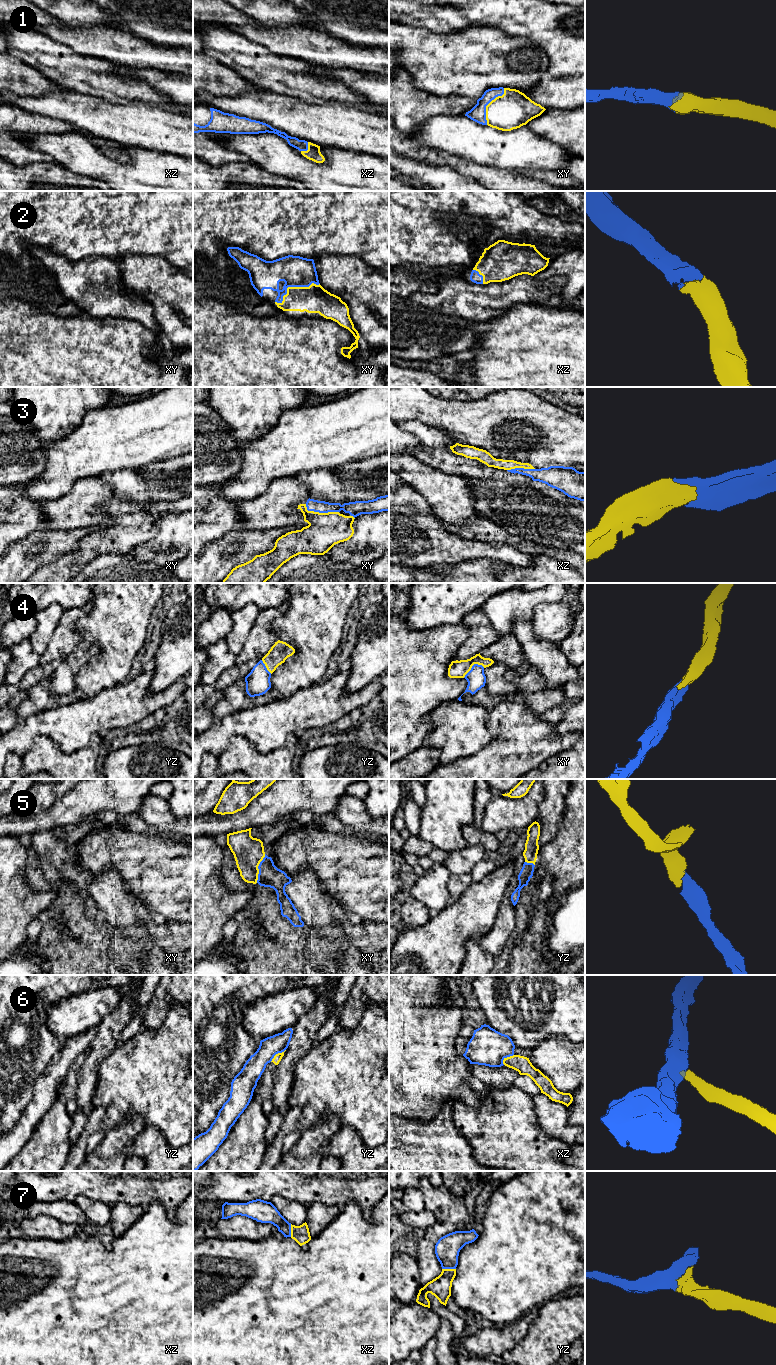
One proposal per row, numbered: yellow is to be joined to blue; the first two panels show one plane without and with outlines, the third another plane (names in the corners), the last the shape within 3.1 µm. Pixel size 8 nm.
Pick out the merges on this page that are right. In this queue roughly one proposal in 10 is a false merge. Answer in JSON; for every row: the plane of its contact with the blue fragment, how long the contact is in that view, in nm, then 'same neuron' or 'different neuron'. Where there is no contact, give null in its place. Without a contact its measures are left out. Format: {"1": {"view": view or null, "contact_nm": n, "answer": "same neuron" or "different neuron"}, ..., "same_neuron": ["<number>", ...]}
{"1": {"view": "xy", "contact_nm": 320, "answer": "same neuron"}, "2": {"view": "xy", "contact_nm": 400, "answer": "same neuron"}, "3": {"view": "xy", "contact_nm": 280, "answer": "same neuron"}, "4": {"view": "xy", "contact_nm": 190, "answer": "same neuron"}, "5": {"view": "xy", "contact_nm": 240, "answer": "same neuron"}, "6": {"view": "yz", "contact_nm": 160, "answer": "different neuron"}, "7": {"view": "yz", "contact_nm": 110, "answer": "same neuron"}, "same_neuron": ["1", "2", "3", "4", "5", "7"]}

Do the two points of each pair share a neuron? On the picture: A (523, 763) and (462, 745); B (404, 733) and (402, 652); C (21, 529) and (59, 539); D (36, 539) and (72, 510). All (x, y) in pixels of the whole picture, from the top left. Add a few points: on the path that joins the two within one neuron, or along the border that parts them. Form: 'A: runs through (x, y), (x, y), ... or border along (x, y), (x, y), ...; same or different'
A: border along (491, 730), (491, 740), (486, 745), (456, 759); different
B: runs through (402, 713), (402, 672); same
C: border along (40, 526), (25, 537), (11, 543); different
D: border along (41, 526), (47, 529), (74, 528); different

